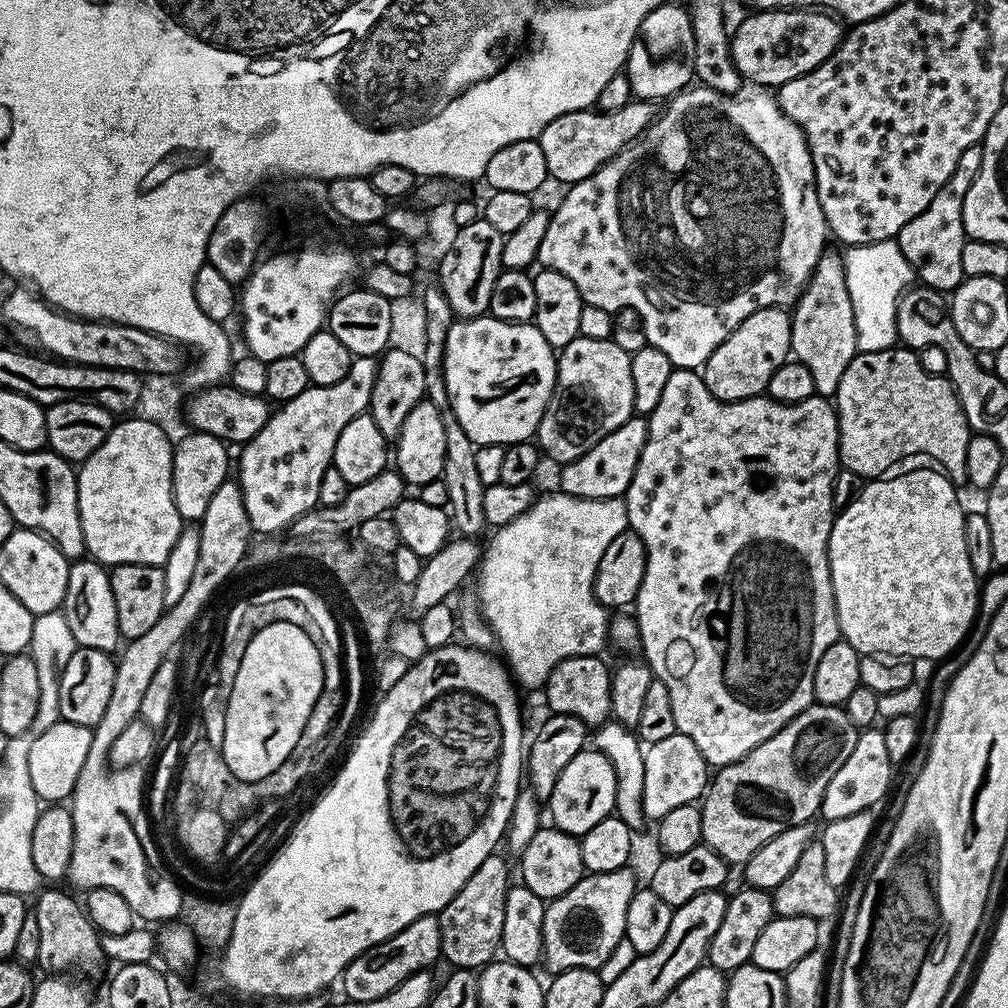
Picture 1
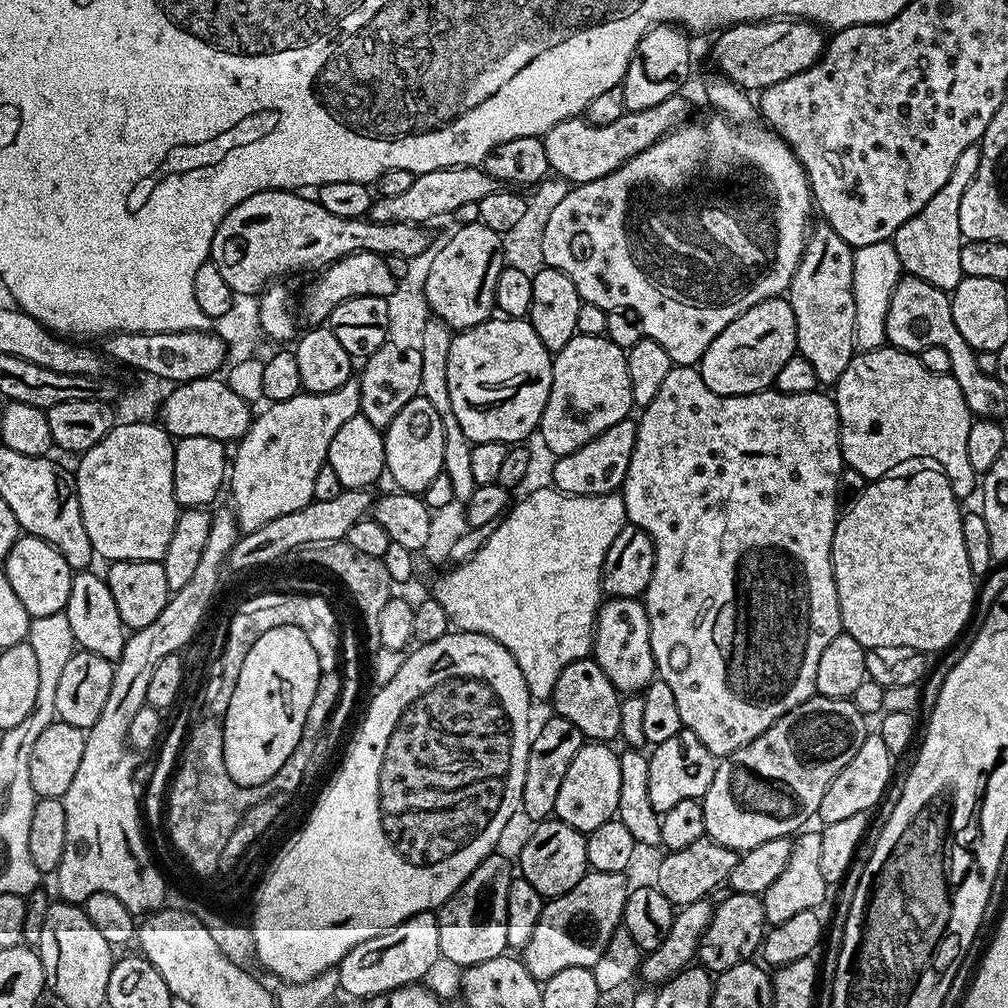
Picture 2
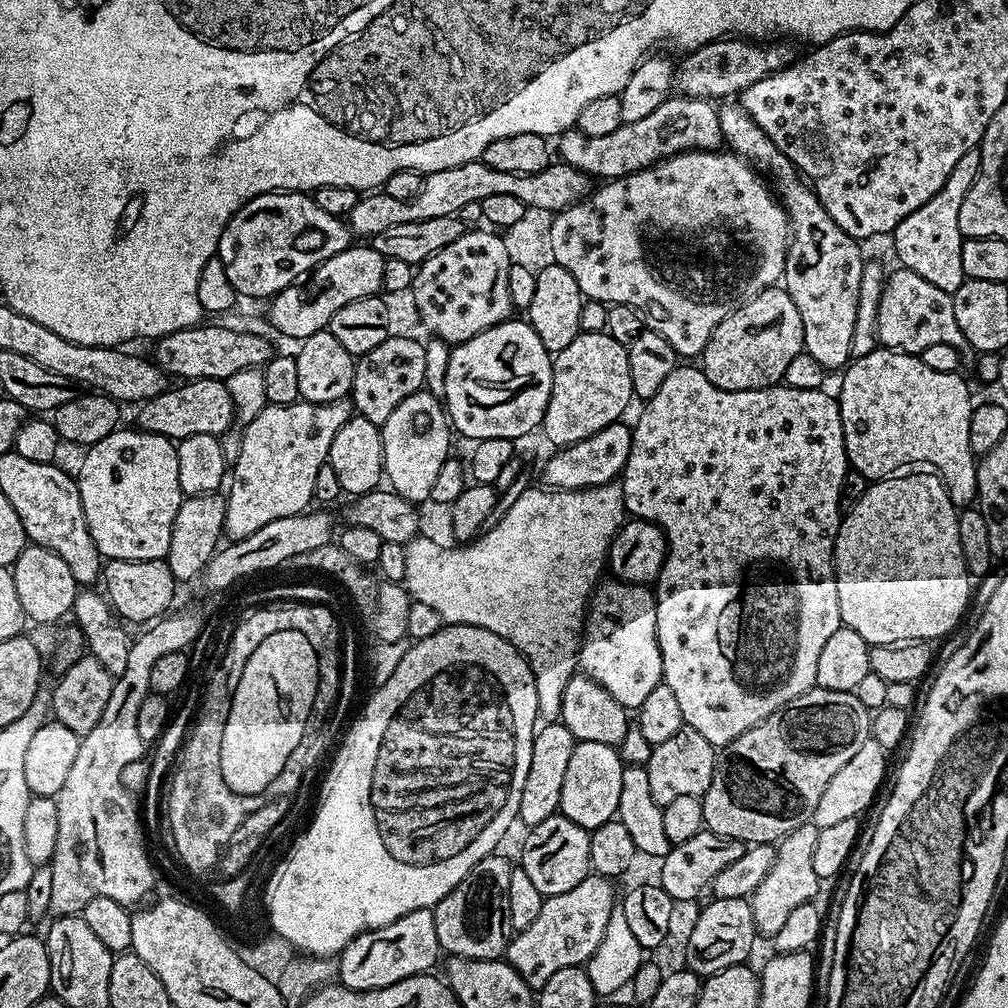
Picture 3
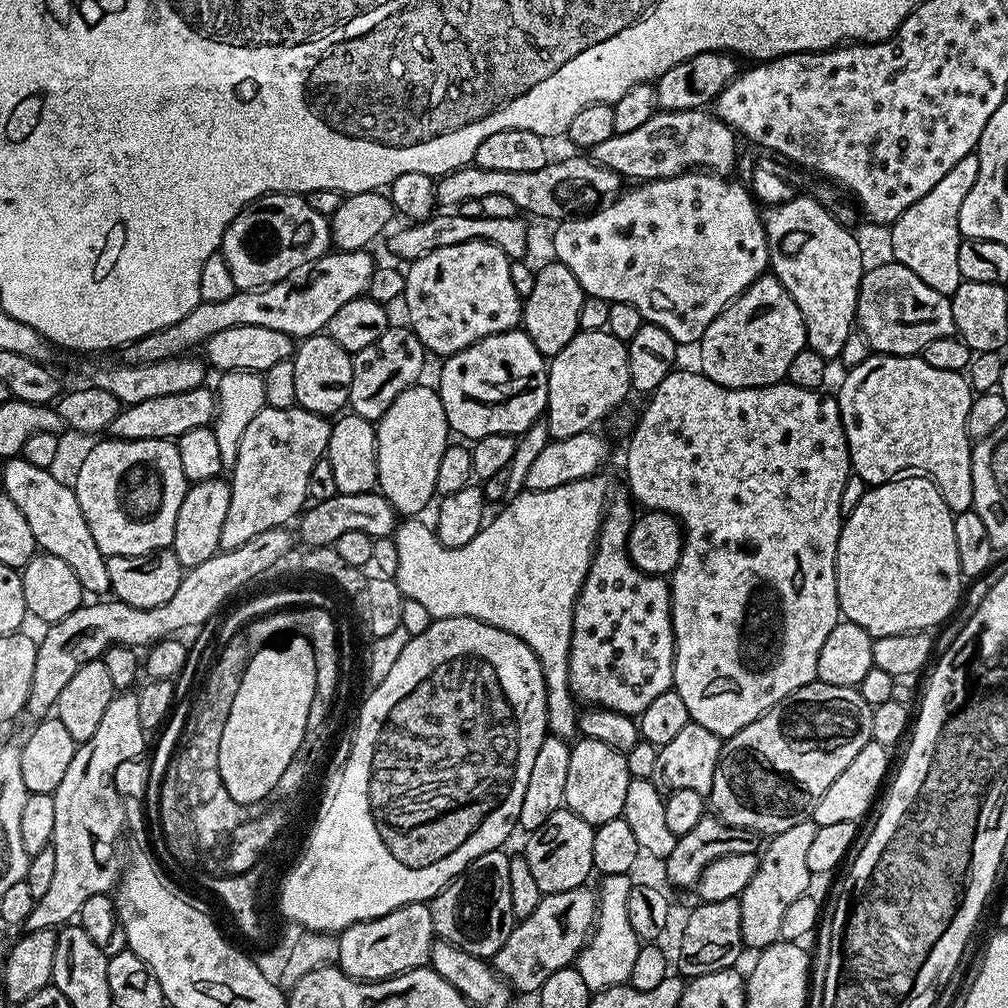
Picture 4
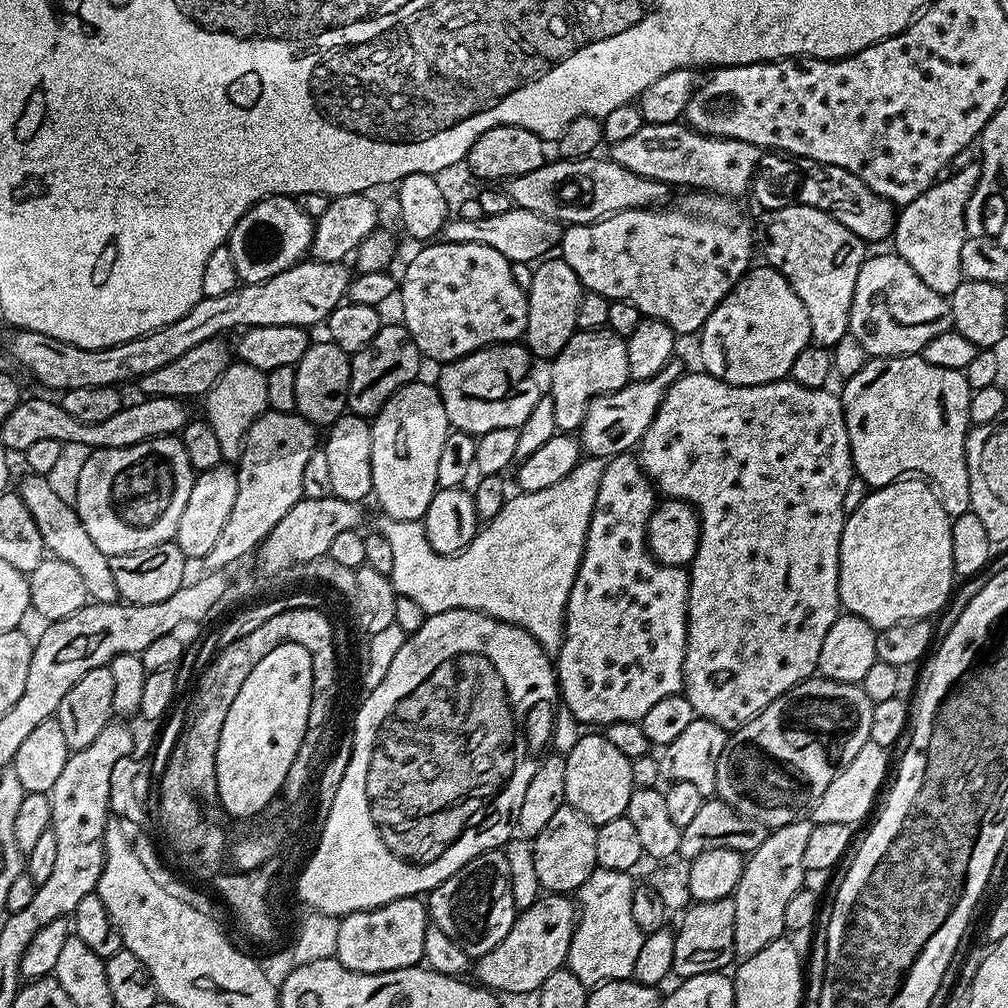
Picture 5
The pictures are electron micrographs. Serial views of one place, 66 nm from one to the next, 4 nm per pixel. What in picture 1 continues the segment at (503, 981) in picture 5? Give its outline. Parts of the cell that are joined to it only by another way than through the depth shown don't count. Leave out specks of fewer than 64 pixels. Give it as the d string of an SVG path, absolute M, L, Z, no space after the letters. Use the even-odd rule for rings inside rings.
M631 867L619 868L618 870L610 870L609 872L590 872L581 878L573 888L566 890L566 894L562 894L557 900L547 901L548 909L546 910L546 918L542 922L542 938L544 939L544 954L542 957L543 967L549 968L549 973L555 974L565 972L571 968L594 968L600 969L606 962L606 958L610 958L610 954L614 954L614 946L618 946L618 942L624 939L624 931L626 930L626 910L630 910L630 898L634 898L638 887L636 876L632 873Z

